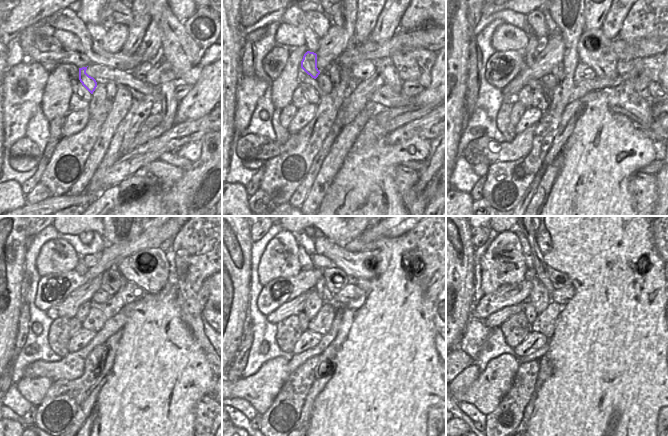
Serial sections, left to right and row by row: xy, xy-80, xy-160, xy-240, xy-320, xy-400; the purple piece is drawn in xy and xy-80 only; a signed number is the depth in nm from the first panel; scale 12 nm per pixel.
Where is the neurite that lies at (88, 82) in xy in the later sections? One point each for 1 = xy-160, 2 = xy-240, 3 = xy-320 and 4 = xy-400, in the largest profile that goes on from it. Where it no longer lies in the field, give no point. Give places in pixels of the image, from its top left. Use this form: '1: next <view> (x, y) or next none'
1: next xy-160 (530, 58)
2: next xy-240 (81, 268)
3: next xy-320 (305, 260)
4: next xy-400 (526, 250)

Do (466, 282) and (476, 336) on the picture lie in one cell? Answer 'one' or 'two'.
two

